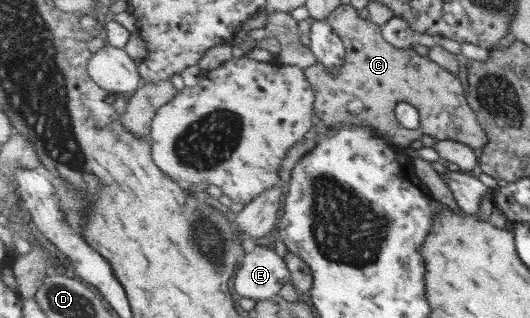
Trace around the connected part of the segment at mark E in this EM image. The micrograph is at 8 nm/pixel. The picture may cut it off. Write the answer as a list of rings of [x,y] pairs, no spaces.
[[[258,245],[243,255],[233,286],[240,296],[258,302],[282,294],[285,288],[290,288],[291,279],[285,257]]]

